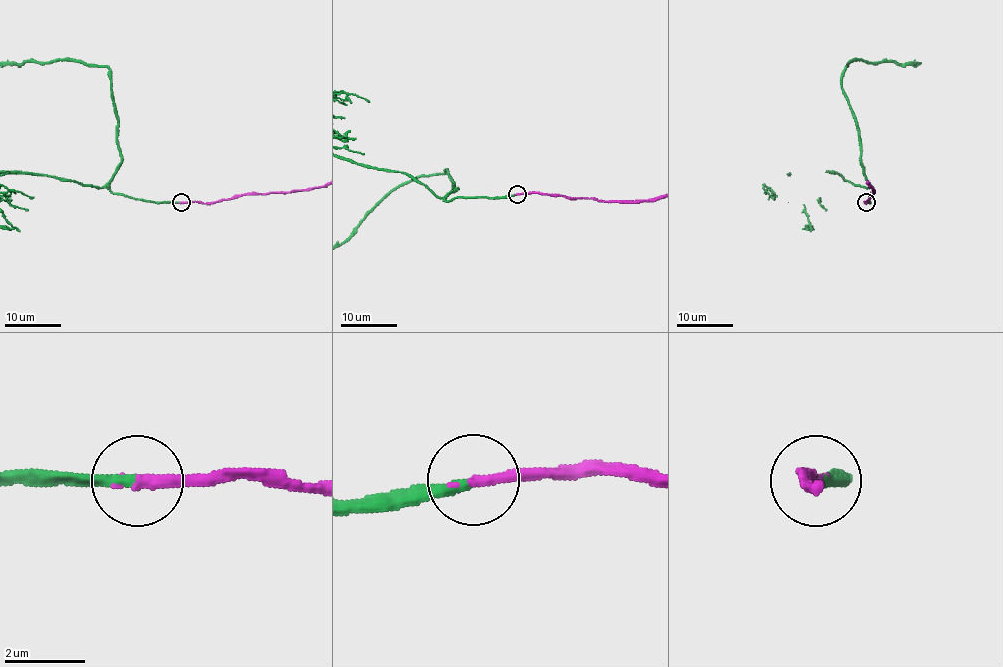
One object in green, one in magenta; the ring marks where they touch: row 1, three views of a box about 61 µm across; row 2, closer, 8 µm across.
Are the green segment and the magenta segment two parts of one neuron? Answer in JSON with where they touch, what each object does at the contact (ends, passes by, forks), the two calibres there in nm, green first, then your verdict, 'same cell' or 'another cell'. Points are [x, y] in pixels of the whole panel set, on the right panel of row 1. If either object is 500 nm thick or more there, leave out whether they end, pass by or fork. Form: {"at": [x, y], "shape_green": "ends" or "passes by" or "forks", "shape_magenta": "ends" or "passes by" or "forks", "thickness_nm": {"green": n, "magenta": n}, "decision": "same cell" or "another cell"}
{"at": [866, 202], "shape_green": "ends", "shape_magenta": "ends", "thickness_nm": {"green": 280, "magenta": 280}, "decision": "same cell"}

